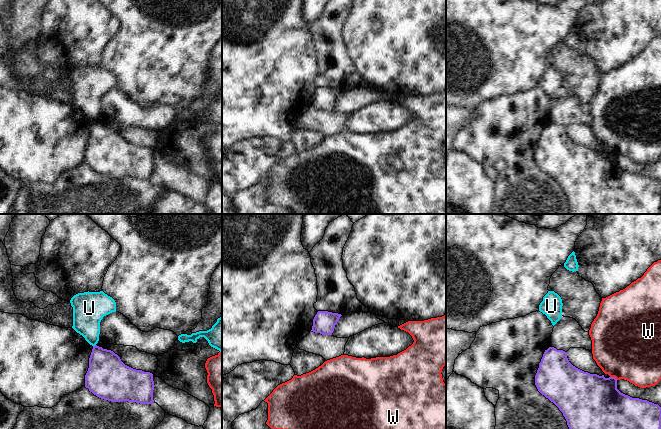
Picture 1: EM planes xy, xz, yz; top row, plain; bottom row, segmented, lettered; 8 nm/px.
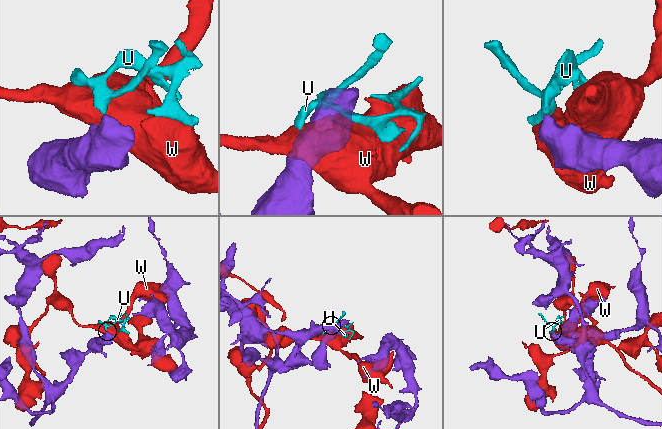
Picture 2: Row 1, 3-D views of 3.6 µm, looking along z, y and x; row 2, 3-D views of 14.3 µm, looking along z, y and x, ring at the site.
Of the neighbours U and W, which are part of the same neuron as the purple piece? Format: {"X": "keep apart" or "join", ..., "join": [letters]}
{"U": "keep apart", "W": "keep apart", "join": []}

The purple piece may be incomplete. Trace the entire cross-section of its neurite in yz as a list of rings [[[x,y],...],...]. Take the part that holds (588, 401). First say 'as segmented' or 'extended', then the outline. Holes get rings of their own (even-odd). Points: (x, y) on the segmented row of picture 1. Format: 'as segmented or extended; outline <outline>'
as segmented; outline [[[554,347],[545,350],[535,375],[535,385],[563,413],[569,429],[661,429],[661,407],[658,404],[621,393],[615,377],[605,378],[576,368],[563,350]]]

